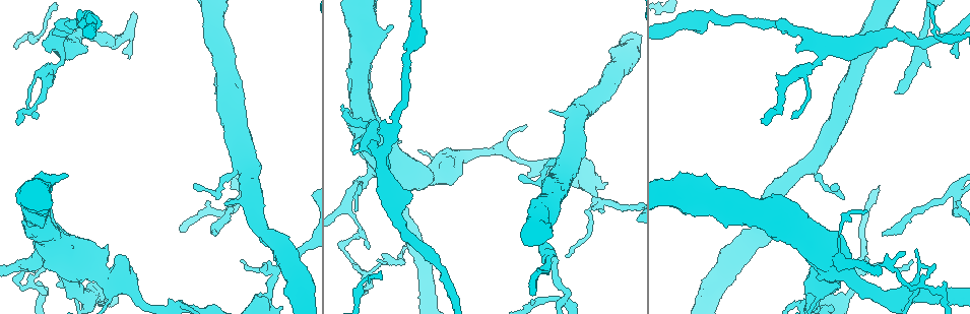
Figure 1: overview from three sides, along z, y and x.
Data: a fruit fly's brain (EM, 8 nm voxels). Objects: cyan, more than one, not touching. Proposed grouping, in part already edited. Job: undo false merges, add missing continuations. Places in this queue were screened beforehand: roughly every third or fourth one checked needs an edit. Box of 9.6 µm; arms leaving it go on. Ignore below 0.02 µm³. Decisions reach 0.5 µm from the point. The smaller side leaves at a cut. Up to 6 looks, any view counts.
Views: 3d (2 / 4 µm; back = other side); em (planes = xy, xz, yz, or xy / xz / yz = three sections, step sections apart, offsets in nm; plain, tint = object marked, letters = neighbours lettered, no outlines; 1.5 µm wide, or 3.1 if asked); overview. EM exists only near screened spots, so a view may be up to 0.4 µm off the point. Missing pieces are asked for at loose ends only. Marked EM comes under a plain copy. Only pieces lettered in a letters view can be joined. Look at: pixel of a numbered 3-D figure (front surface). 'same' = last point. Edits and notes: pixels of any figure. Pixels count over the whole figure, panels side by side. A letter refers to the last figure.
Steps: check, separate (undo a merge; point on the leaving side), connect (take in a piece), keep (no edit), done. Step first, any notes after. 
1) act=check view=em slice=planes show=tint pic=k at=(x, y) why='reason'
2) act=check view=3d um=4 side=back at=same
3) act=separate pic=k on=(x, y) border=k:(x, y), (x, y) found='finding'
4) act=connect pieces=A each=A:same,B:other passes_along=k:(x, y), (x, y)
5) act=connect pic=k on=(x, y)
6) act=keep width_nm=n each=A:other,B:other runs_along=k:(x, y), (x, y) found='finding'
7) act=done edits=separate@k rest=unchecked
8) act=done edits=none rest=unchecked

act=check view=3d um=2 pic=1 at=(883, 235) why='end of a long branch'

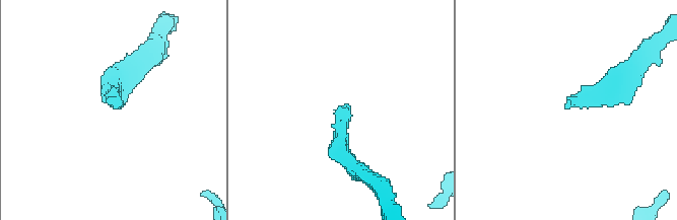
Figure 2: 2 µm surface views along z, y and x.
act=check view=em slice=planes show=letters pic=2 at=(346, 106)

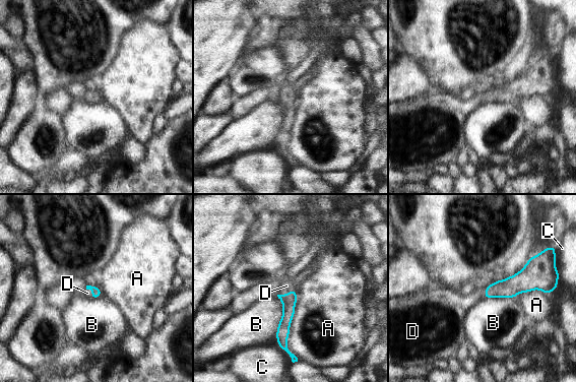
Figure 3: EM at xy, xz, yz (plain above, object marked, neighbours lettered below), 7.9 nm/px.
act=connect pieces=D each=A:other,B:other,C:other,D:same passes_along=3:(289, 301), (286, 294), (286, 285) found='the cell continues'

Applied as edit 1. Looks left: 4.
act=check view=em slice=yz step=8 show=tint pic=1 at=(36, 258)

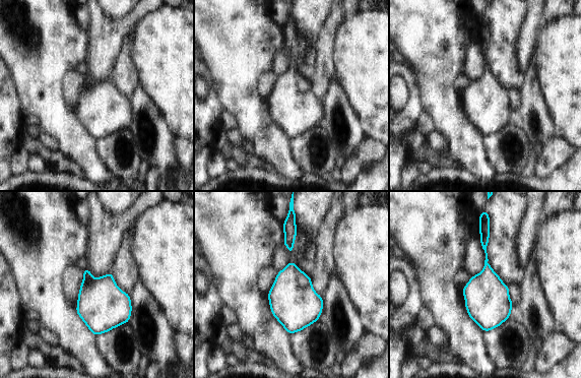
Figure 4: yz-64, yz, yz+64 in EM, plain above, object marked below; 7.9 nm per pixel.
act=check view=em slice=planes show=tint at=same why='another direction'

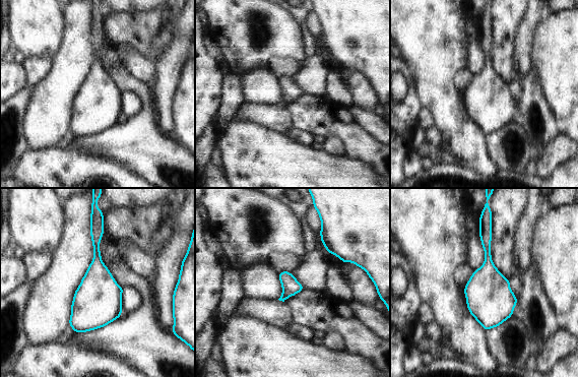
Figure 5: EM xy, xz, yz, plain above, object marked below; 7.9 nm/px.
act=check view=em slice=planes show=letters at=same

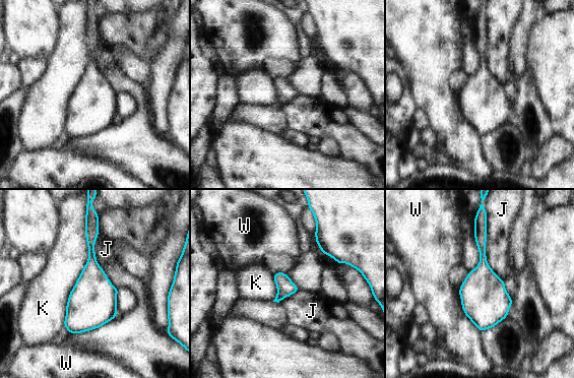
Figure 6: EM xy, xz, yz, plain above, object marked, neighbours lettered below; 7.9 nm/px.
act=keep width_nm=140 each=J:other,K:other,W:other border=6:(486, 216), (486, 260), (503, 280) found='one cell here'

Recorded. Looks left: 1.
act=check view=em slice=planes show=letters pic=1 at=(353, 261) why='closes a loop'

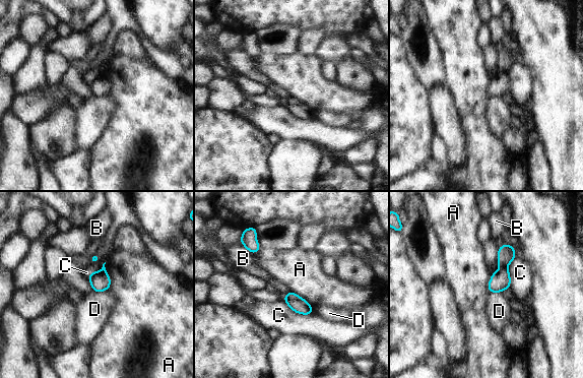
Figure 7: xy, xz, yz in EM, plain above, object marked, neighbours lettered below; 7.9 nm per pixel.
act=separate pic=7 on=(506, 254) each=A:other,B:other,C:other,D:other border=7:(499, 266), (506, 267) found='a second cell is stuck on'

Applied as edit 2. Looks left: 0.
act=done edits=connect@3,separate@7 rest=unchecked

